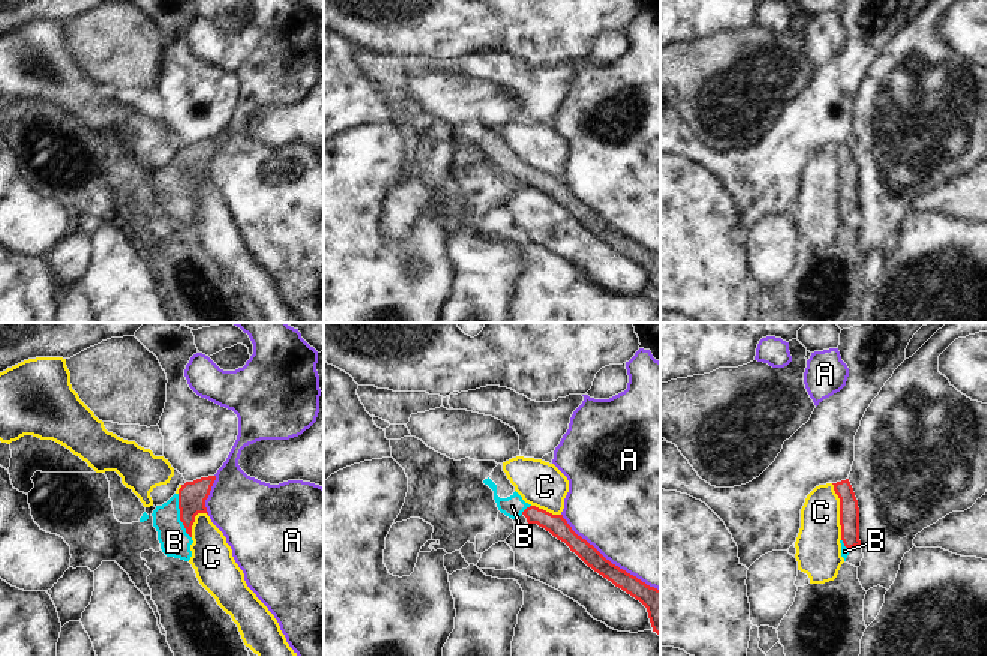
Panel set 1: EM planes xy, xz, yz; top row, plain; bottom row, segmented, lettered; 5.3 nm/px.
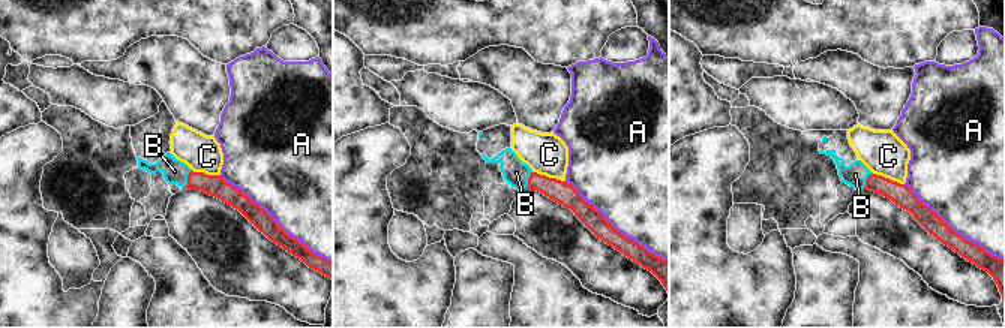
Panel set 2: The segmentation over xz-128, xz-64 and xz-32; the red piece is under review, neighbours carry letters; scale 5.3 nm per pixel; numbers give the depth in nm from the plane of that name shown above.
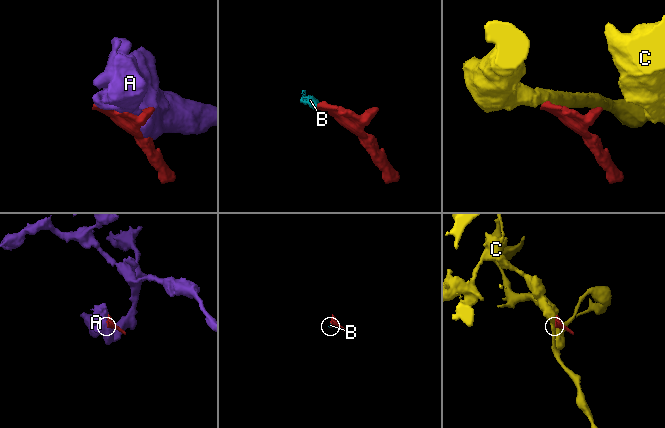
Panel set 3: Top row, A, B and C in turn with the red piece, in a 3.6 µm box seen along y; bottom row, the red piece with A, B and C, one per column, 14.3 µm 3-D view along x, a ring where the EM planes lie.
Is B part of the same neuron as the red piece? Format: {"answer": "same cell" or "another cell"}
{"answer": "same cell"}

